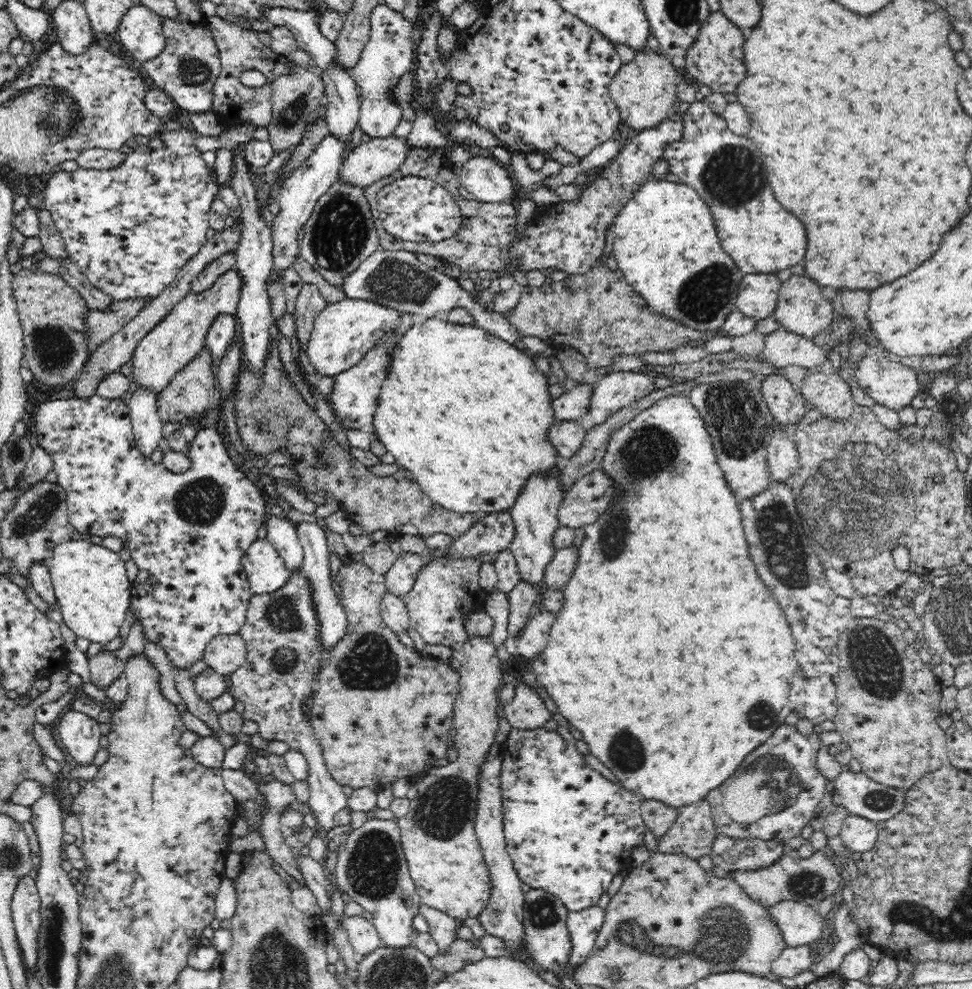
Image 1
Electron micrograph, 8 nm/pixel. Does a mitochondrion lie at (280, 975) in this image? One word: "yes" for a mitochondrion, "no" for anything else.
yes

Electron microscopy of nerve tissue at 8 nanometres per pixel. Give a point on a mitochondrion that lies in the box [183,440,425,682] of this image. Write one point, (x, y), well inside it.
(281, 615)

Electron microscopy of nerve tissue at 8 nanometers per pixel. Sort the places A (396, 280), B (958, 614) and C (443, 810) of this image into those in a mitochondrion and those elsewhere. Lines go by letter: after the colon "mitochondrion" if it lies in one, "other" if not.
A: mitochondrion
B: mitochondrion
C: mitochondrion

